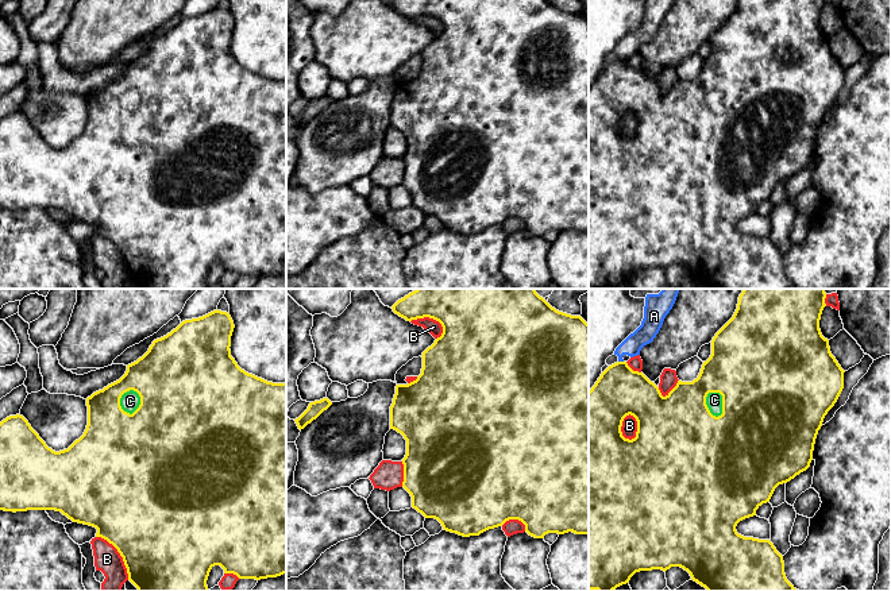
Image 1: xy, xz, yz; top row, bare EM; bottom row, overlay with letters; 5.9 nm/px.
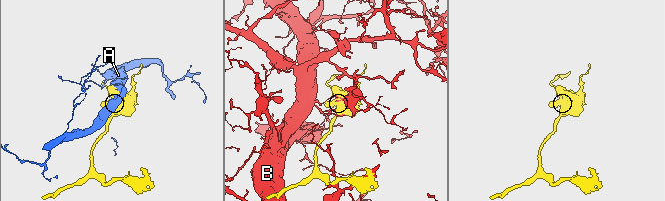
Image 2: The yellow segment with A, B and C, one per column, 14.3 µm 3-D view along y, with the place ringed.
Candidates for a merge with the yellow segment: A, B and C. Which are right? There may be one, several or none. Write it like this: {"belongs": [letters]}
{"belongs": ["C"]}

